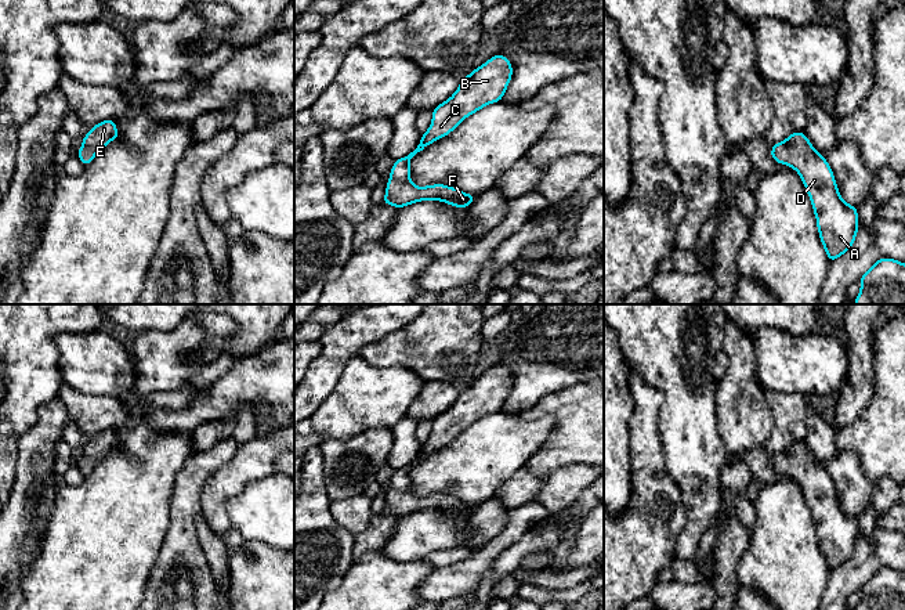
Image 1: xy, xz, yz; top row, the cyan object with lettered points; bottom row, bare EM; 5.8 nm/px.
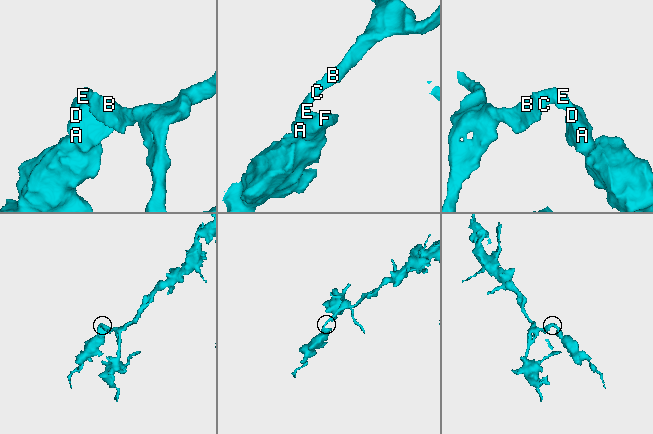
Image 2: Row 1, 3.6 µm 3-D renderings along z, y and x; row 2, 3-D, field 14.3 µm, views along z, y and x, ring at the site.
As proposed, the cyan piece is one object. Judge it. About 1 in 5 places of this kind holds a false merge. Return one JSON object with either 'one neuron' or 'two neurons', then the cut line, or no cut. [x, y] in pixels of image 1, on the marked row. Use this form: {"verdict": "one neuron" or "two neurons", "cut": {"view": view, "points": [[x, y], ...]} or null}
{"verdict": "one neuron", "cut": null}

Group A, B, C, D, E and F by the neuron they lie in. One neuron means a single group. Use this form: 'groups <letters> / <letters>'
groups A B C D E F

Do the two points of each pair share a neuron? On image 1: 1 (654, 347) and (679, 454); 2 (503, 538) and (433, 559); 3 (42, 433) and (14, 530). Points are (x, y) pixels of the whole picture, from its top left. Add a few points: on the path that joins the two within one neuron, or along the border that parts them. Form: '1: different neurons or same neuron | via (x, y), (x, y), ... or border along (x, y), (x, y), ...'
1: same neuron | via (677, 374), (679, 428)
2: different neurons | border along (473, 553), (448, 566), (441, 566)
3: same neuron | via (28, 457), (28, 483), (21, 493), (21, 506)

